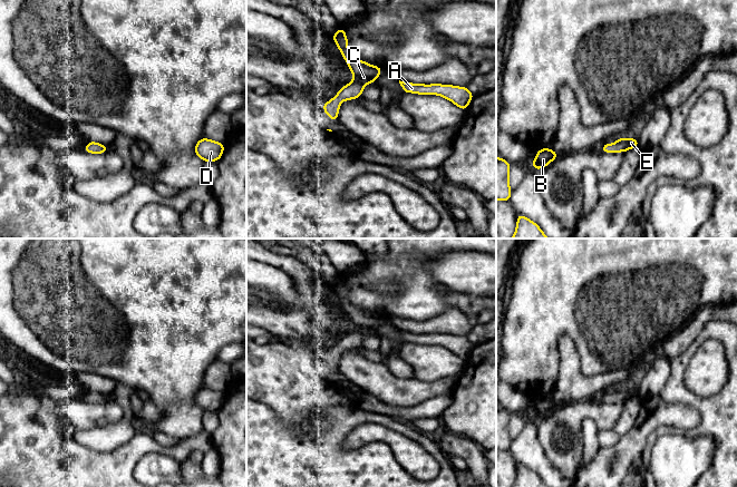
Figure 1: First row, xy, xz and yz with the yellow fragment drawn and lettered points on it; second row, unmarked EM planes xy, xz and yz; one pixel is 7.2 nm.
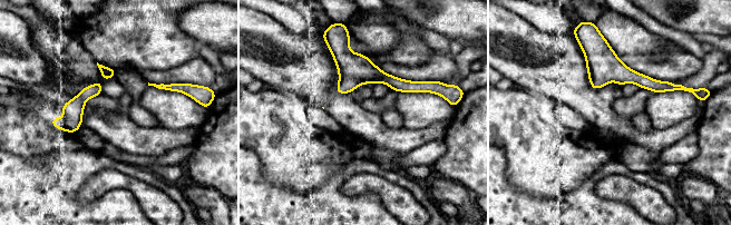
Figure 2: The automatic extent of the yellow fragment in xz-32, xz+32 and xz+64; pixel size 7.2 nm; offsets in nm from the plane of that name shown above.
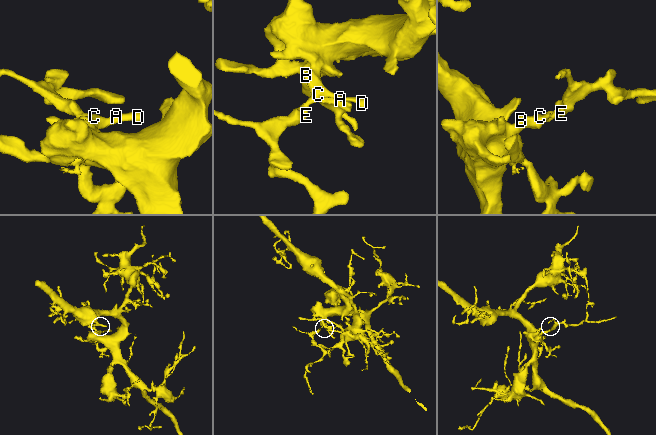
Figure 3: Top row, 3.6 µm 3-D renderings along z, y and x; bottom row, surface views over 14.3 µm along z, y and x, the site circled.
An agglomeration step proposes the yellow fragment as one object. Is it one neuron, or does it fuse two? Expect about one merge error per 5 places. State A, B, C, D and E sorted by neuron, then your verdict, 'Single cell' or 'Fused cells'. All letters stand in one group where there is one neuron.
Groups: A B C D E. Single cell

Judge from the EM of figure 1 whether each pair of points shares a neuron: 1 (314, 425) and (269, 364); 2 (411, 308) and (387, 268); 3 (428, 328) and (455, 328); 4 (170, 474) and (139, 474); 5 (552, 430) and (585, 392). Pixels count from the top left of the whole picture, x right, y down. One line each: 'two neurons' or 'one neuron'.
1: one neuron
2: one neuron
3: one neuron
4: one neuron
5: two neurons

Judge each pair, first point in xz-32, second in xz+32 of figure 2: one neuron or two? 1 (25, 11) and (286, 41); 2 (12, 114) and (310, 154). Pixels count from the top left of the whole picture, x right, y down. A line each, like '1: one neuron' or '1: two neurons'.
1: two neurons
2: one neuron

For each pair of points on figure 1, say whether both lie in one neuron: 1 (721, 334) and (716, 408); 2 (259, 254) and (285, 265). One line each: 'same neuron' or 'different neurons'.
1: same neuron
2: same neuron

